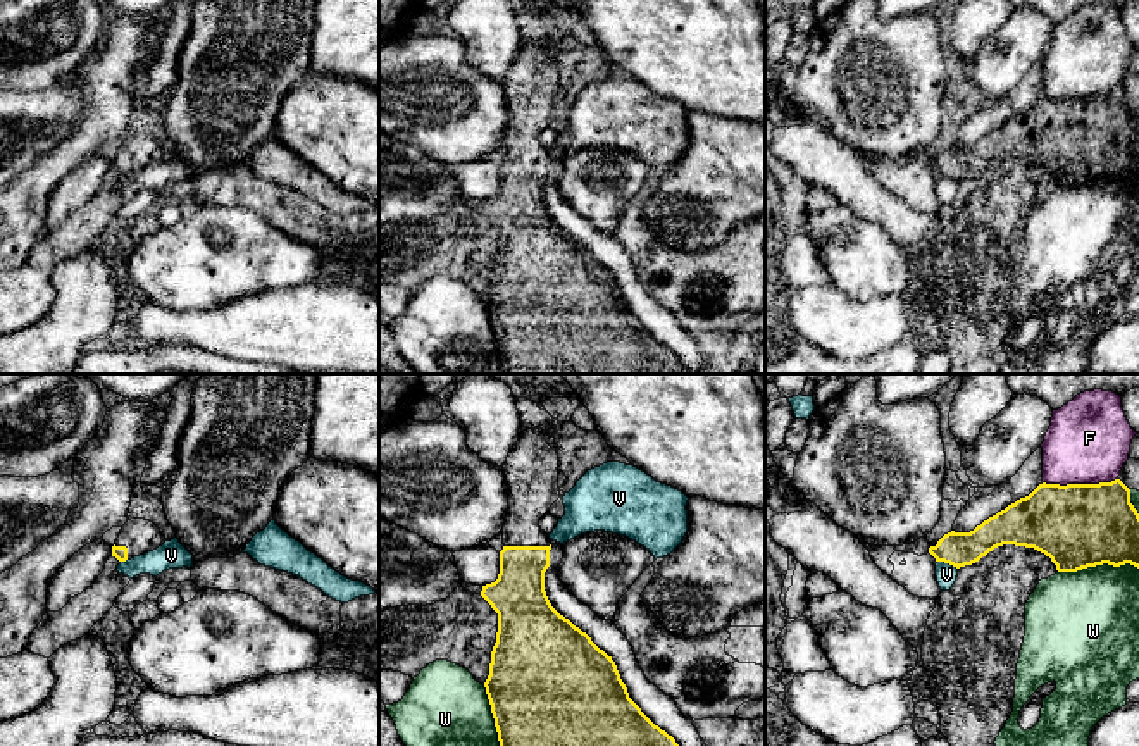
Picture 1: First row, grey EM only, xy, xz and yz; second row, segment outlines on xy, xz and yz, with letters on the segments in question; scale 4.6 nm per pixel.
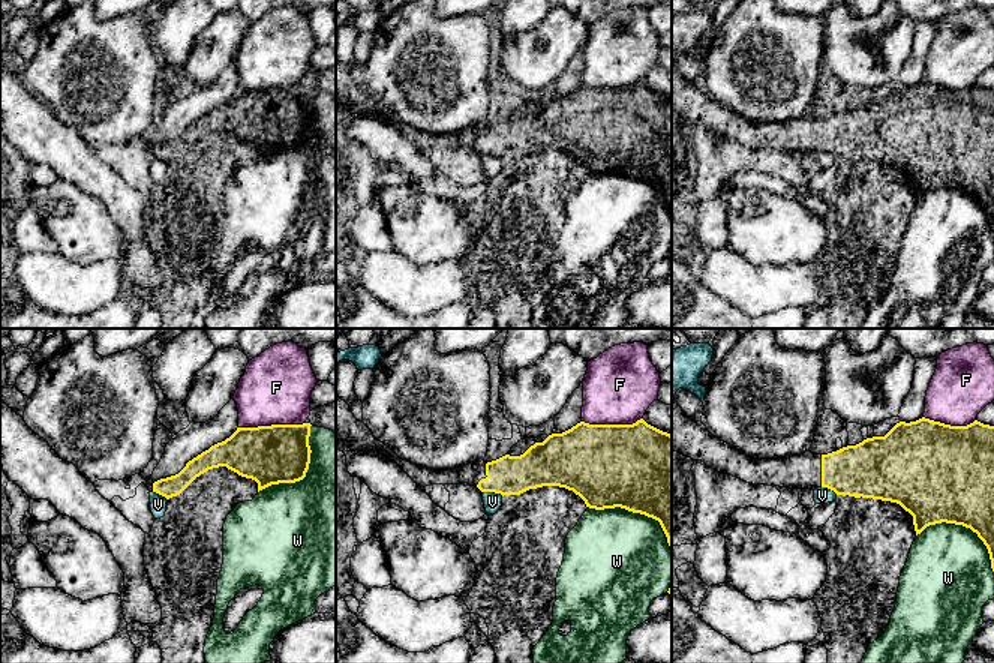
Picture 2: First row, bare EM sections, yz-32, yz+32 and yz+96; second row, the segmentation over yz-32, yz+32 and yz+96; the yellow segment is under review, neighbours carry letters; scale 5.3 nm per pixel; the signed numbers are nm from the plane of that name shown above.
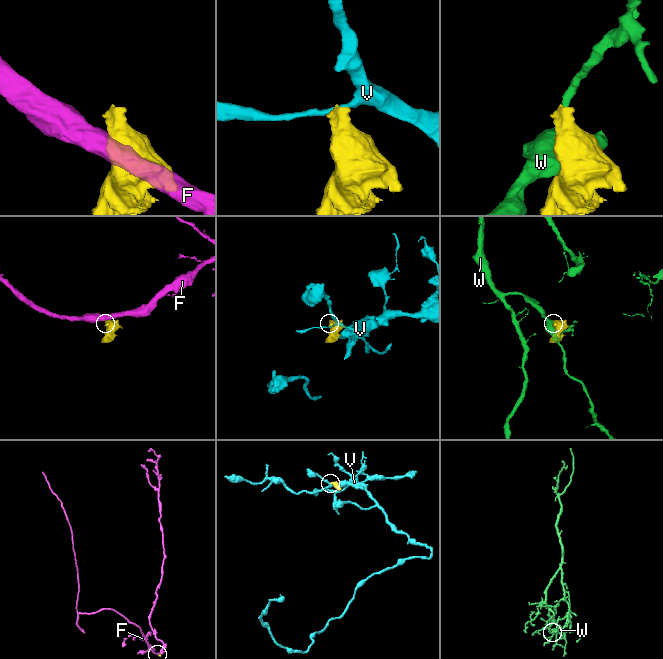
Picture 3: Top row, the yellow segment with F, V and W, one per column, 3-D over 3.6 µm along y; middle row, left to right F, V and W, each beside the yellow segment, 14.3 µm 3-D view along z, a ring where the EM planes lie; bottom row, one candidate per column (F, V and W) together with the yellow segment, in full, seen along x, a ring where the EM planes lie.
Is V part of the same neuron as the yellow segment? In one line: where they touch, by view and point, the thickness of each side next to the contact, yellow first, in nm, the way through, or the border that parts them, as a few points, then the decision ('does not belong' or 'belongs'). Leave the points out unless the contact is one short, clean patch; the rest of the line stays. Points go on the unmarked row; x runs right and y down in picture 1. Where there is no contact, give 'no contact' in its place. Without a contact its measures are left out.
contact yz (948, 176); calibres 160 and 100 nm; border yz (938, 174), (948, 176), (957, 183); does not belong

